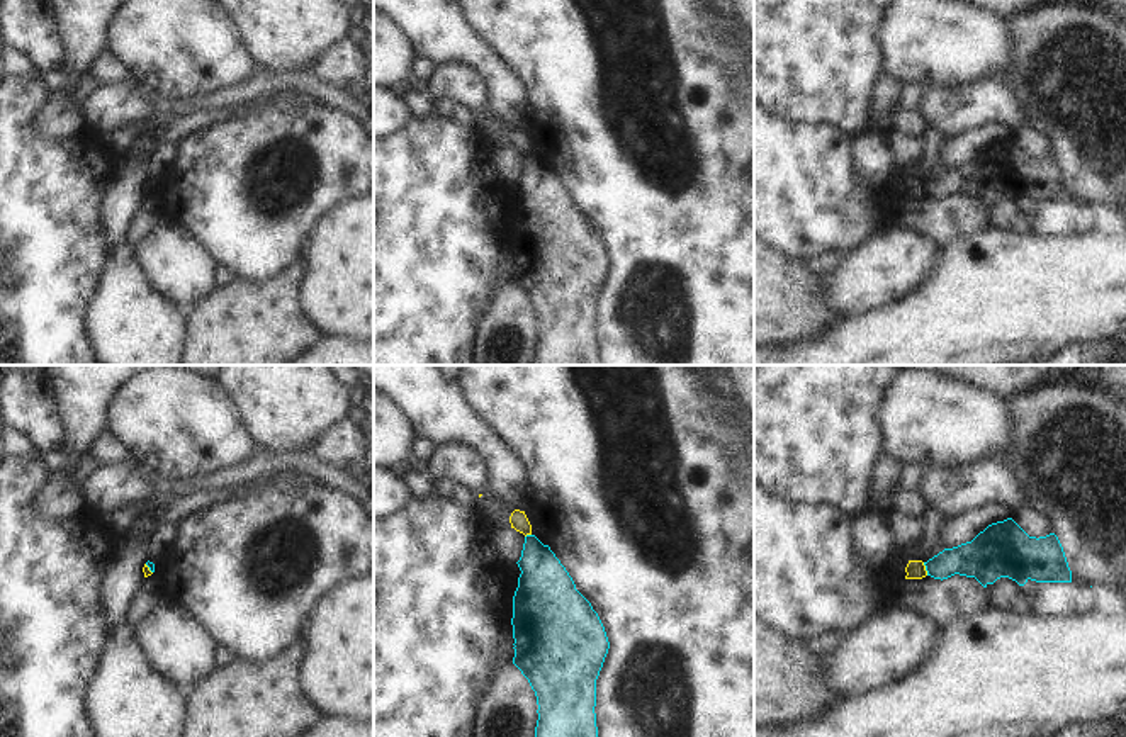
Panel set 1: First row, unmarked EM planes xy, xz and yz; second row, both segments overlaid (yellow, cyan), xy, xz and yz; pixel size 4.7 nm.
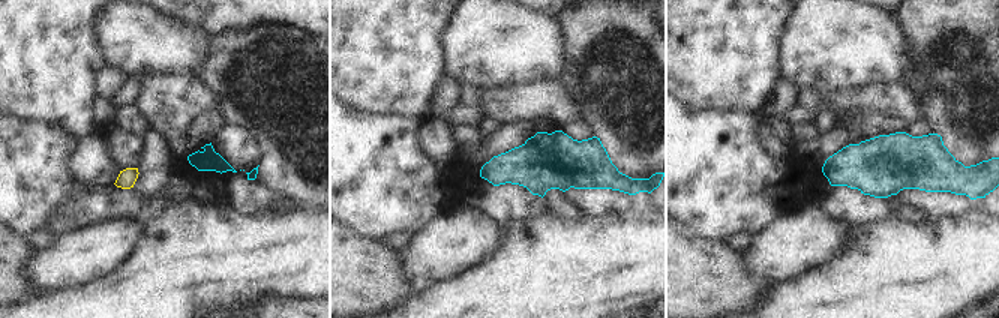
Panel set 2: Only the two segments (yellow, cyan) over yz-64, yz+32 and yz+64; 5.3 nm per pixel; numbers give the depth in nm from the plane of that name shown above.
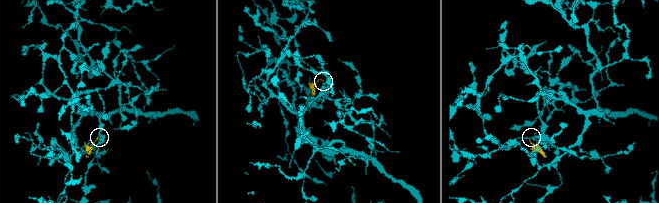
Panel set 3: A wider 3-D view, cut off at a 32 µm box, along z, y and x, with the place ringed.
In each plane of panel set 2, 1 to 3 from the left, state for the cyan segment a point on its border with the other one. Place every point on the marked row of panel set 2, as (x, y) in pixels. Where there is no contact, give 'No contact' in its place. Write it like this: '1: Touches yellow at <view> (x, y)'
1: No contact
2: No contact
3: No contact

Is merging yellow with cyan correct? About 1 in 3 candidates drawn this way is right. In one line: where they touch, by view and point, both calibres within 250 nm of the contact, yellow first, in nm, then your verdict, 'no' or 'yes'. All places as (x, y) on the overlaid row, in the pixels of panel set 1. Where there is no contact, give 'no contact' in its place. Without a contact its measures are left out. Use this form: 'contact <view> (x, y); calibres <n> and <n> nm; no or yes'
contact yz (924, 569); calibres 90 and 180 nm; no

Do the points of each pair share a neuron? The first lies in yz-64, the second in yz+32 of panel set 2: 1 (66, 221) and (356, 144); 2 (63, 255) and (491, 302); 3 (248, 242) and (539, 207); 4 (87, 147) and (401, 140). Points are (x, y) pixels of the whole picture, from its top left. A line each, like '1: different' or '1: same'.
1: different
2: different
3: different
4: different

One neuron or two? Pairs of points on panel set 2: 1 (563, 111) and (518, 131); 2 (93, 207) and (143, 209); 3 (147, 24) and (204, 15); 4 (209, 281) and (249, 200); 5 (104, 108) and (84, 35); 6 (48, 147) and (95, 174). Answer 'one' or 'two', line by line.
1: two
2: one
3: two
4: two
5: two
6: two

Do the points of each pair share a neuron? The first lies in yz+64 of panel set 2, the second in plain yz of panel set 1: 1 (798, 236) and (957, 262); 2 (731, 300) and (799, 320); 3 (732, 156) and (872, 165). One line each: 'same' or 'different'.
1: different
2: same
3: different

